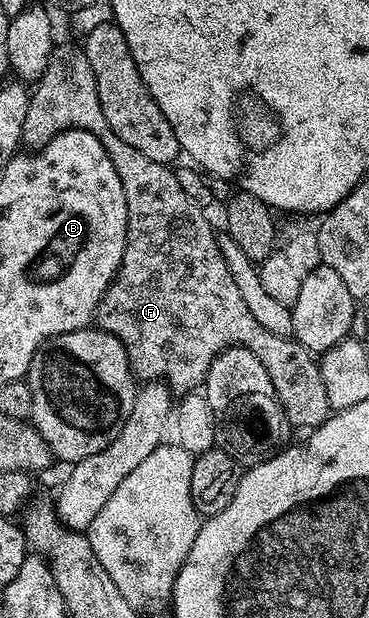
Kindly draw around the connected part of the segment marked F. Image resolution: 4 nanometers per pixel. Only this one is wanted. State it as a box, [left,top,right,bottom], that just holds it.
[22,45,332,428]

